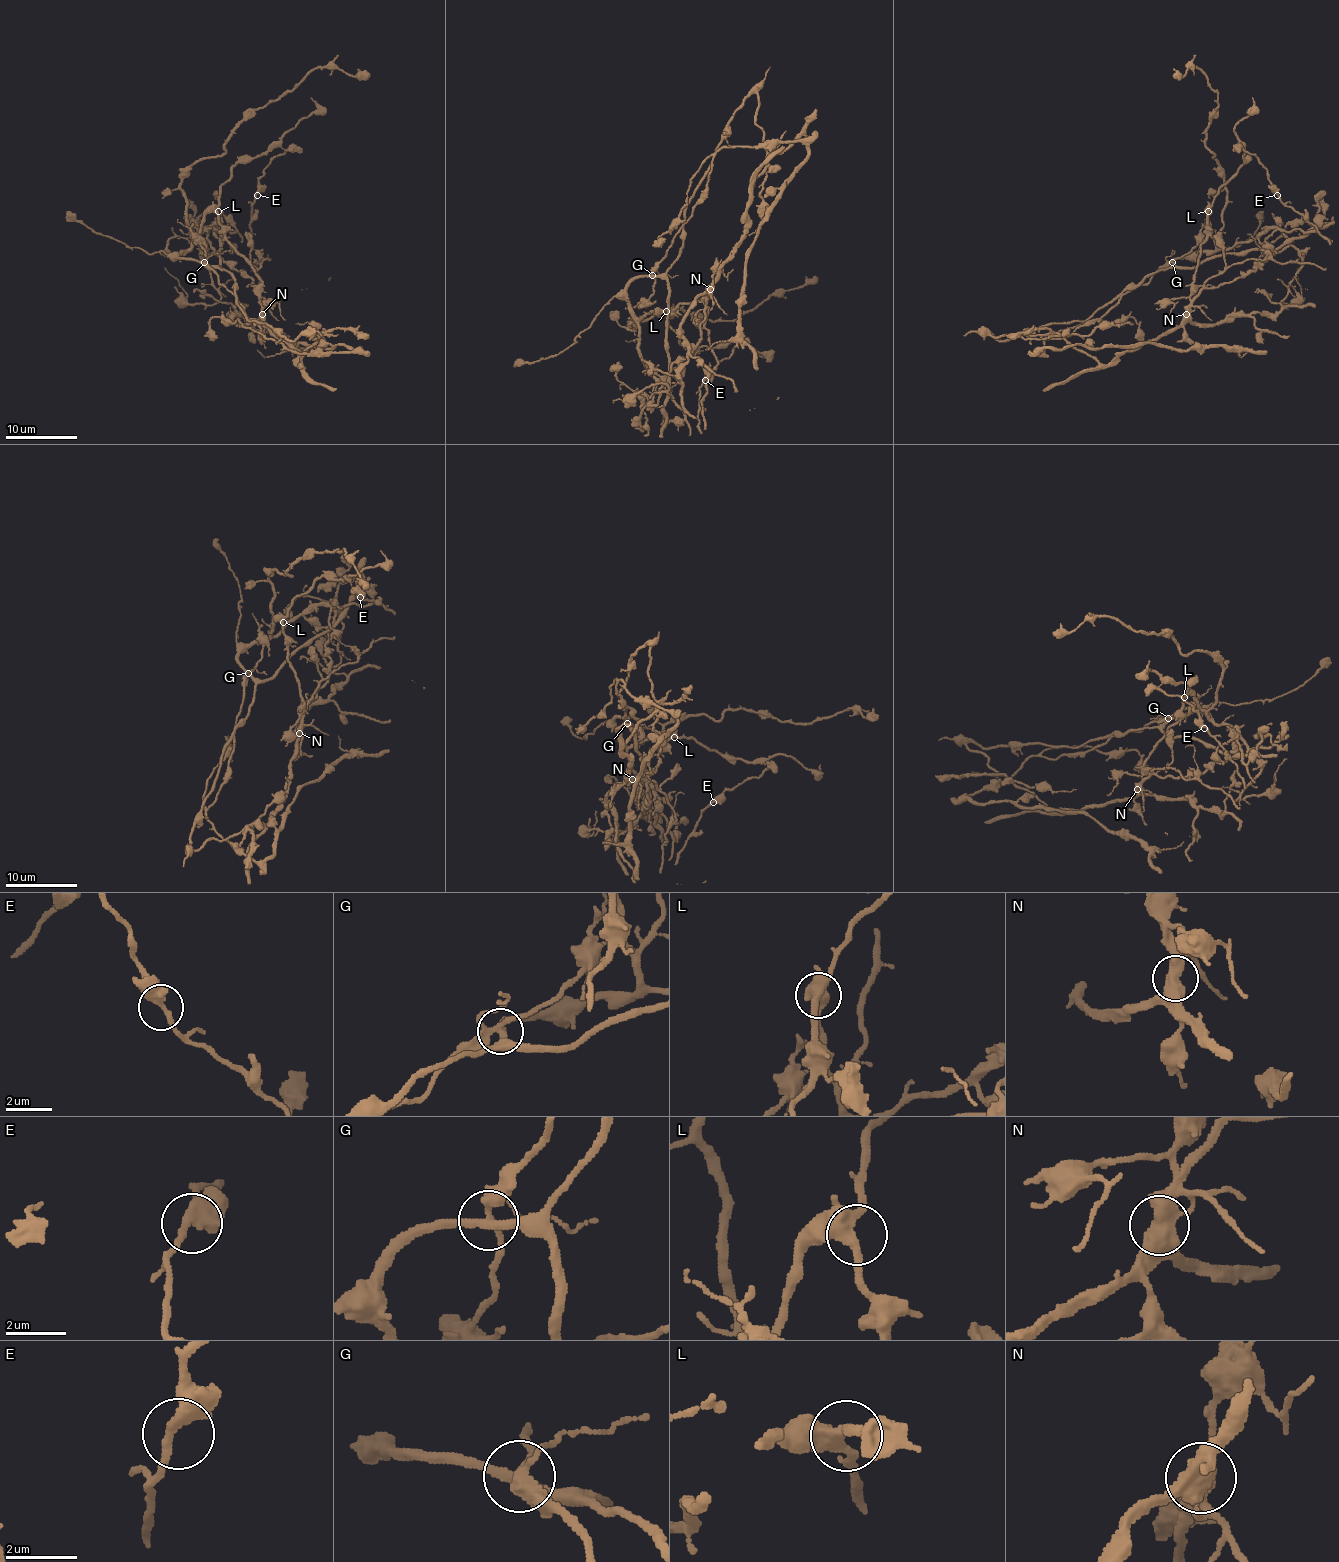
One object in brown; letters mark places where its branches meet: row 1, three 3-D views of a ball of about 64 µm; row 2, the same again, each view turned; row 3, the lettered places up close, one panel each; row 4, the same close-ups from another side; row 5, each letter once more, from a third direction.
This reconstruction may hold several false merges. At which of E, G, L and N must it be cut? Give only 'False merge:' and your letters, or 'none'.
False merge: G, N

